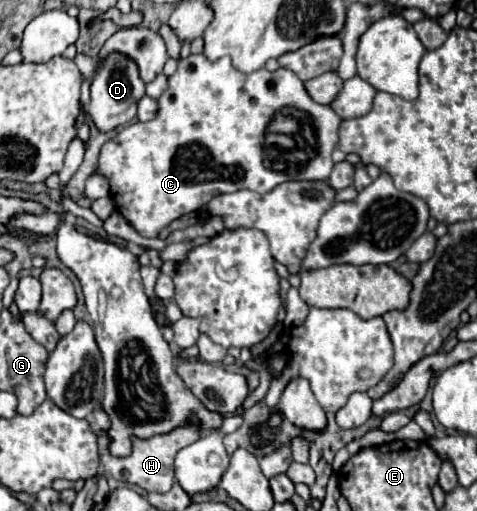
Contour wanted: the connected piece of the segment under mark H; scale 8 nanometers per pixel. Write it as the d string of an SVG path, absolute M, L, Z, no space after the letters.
M99 405L95 411L95 417L91 421L91 429L97 435L97 443L99 443L99 463L103 467L105 473L109 473L115 481L119 483L131 483L131 485L139 485L141 489L145 489L147 493L157 491L157 493L167 493L171 489L171 485L175 483L175 475L173 475L173 459L177 455L179 449L191 445L193 441L197 441L201 437L201 423L195 415L191 415L187 425L175 427L169 433L161 433L161 435L153 435L151 439L139 439L139 437L131 437L131 453L127 457L115 457L109 453L109 431L111 421L109 415L103 411L103 407Z

